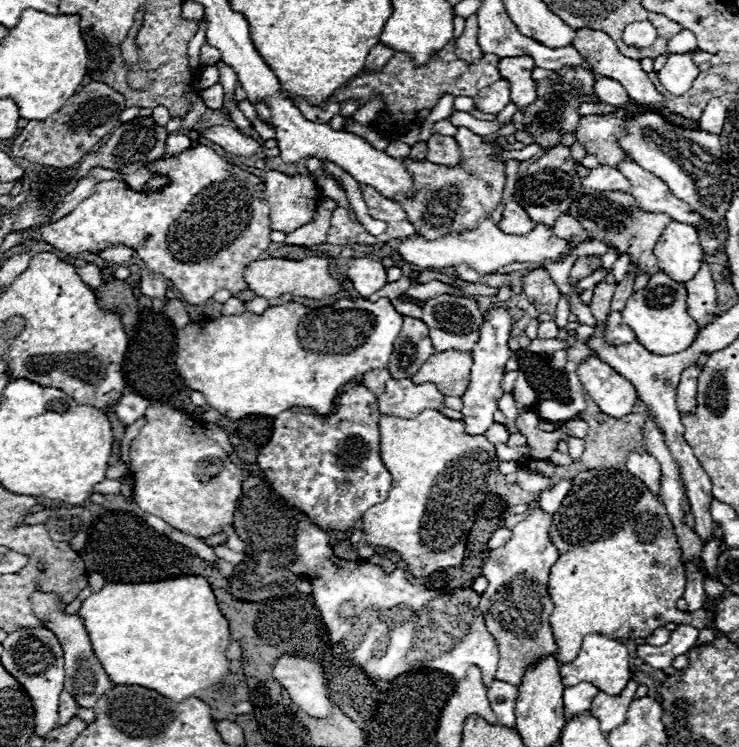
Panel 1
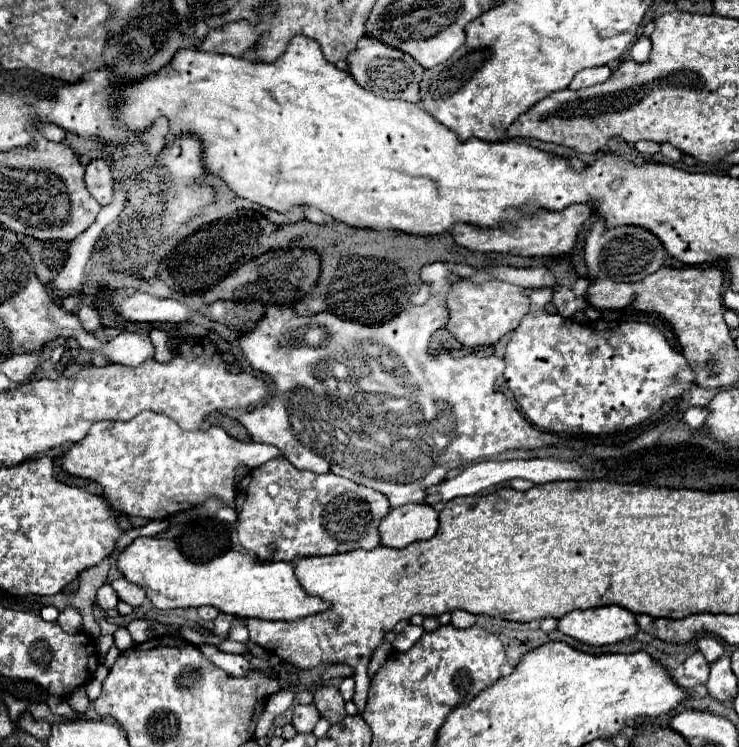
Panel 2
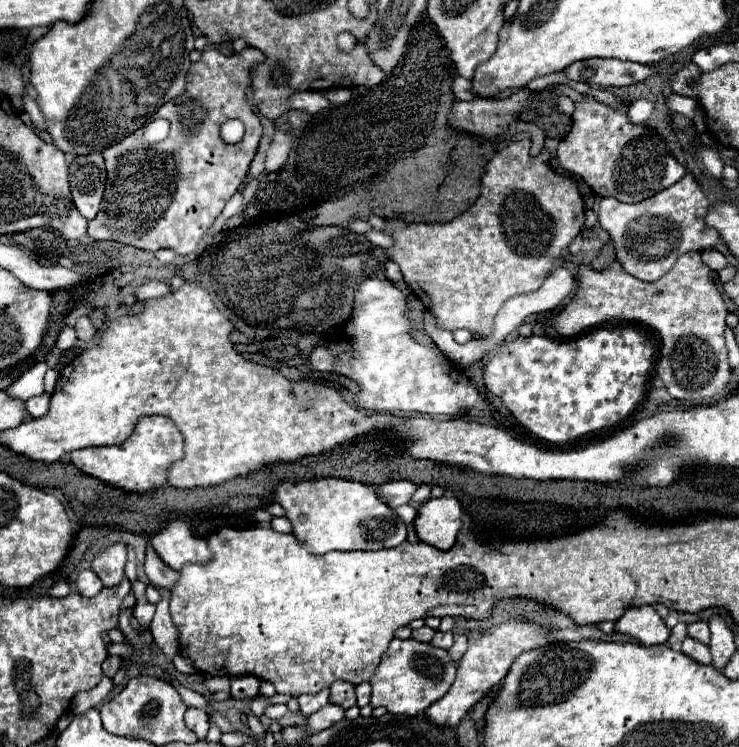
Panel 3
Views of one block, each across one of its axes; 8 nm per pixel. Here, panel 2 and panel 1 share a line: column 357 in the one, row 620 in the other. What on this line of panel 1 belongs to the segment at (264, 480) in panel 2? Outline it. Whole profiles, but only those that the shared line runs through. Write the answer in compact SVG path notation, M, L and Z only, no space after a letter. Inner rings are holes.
M536 508L526 520L512 528L512 538L498 550L490 552L482 576L488 580L488 588L482 594L480 610L484 612L484 624L490 636L500 648L500 662L496 680L520 686L524 672L536 664L542 656L556 656L558 646L550 628L550 614L554 604L548 594L550 568L558 560L558 550L548 538L552 514L544 514Z

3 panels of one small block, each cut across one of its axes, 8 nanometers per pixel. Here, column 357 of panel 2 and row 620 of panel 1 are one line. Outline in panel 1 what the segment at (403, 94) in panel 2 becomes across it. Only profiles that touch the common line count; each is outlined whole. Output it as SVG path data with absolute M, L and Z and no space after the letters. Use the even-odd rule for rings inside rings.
M34 592L32 594L32 604L34 604L34 612L44 616L46 618L46 628L52 630L60 644L62 644L62 650L64 650L64 670L66 670L66 682L64 682L64 690L68 694L72 694L72 698L76 700L76 704L80 708L94 708L98 698L112 690L112 680L108 678L108 674L104 672L102 664L98 662L94 650L92 650L92 644L90 644L90 638L88 638L88 632L84 628L84 622L80 616L72 614L72 616L66 616L62 608L58 608L58 598L54 594L42 594L42 592Z

